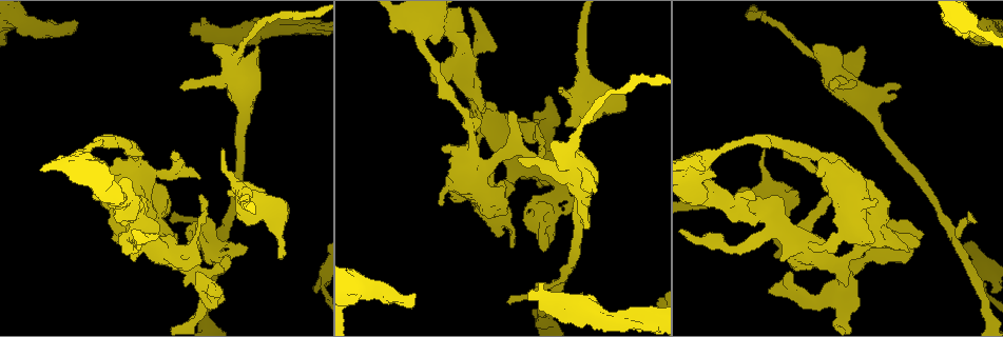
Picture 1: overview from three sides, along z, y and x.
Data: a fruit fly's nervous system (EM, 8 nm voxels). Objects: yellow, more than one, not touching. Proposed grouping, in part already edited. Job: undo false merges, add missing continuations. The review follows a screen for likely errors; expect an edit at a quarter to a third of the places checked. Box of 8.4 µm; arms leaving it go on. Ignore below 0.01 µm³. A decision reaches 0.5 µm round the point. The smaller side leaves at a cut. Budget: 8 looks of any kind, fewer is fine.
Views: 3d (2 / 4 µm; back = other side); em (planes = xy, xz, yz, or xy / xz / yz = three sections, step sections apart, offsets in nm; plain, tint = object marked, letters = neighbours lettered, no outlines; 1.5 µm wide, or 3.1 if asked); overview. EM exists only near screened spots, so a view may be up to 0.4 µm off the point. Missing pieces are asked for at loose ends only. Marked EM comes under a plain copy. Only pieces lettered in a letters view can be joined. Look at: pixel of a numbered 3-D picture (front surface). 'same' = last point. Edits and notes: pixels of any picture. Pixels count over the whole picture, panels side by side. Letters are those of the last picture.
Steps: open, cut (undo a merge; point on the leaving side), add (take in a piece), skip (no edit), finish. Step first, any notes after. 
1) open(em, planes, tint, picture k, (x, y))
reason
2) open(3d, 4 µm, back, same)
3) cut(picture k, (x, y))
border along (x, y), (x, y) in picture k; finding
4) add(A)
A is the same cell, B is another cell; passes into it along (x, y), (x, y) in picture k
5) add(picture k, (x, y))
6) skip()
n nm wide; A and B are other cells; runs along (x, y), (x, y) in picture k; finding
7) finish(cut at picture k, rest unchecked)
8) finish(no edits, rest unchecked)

open(em, planes, letters, picture 1, (831, 88))
branch stops here

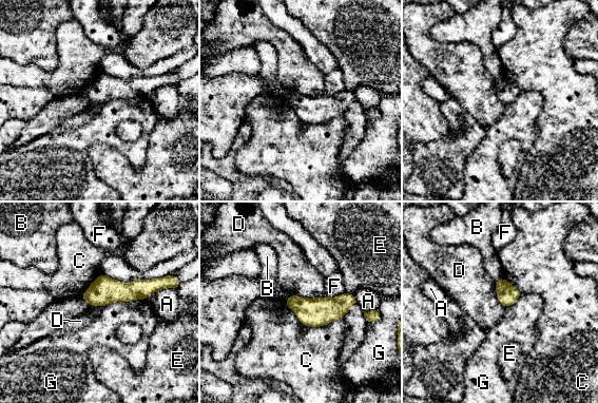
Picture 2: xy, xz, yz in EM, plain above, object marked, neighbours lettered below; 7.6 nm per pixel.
skip()
A, B, C, D, E, F and G are other cells; border along (291, 294), (307, 298), (324, 296) in picture 2; none of them fits

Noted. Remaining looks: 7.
open(3d, 4 µm, picture 1, (959, 19))
calibre changes

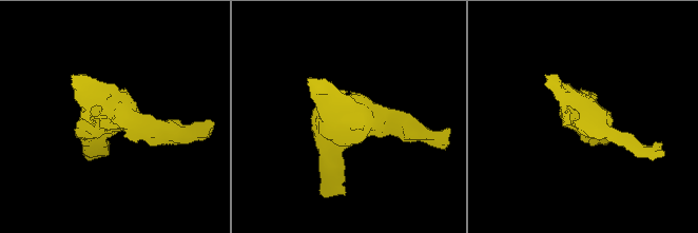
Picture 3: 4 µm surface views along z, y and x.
open(em, planes, letters, picture 3, (364, 119))
arms of 190, 280 nm

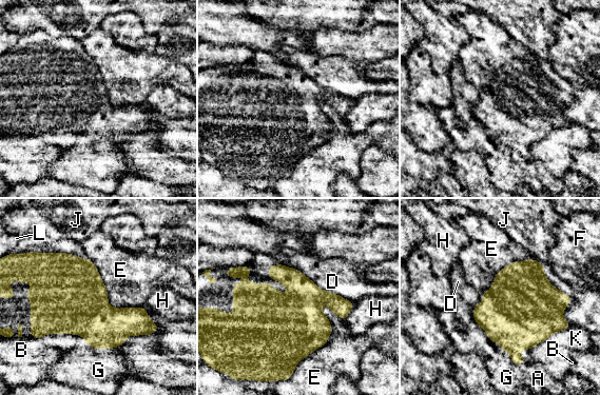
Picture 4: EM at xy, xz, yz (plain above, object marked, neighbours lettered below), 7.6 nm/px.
skip()
550 nm wide; A, B, D, E, F, G, H, J, K and L are other cells; border along (325, 304), (328, 339), (279, 380) in picture 4; all the same neuron

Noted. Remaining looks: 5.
open(em, xz, step 4, tint, picture 1, (171, 221))
tapers out

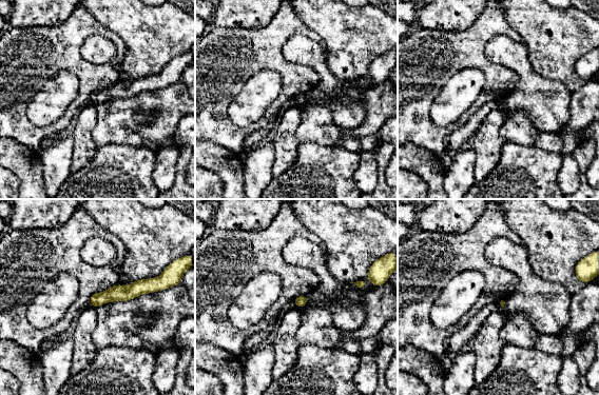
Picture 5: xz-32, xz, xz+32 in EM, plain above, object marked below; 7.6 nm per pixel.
open(em, planes, letters, same)

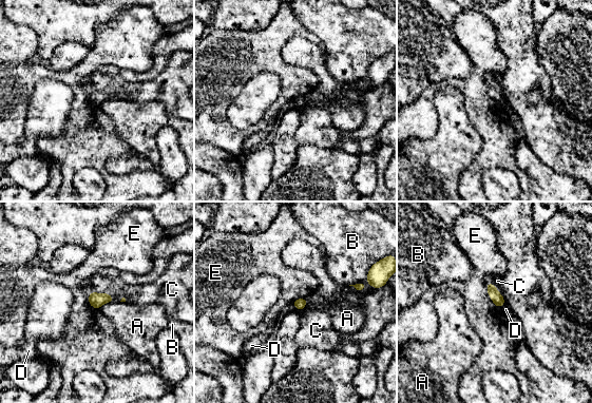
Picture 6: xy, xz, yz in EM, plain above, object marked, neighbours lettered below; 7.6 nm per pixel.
skip()
90 nm wide; A, B, C, D and E are other cells; border along (490, 281), (487, 292), (496, 306) in picture 6; no lettered piece goes on from it

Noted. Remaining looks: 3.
finish(no edits, rest unchecked)

